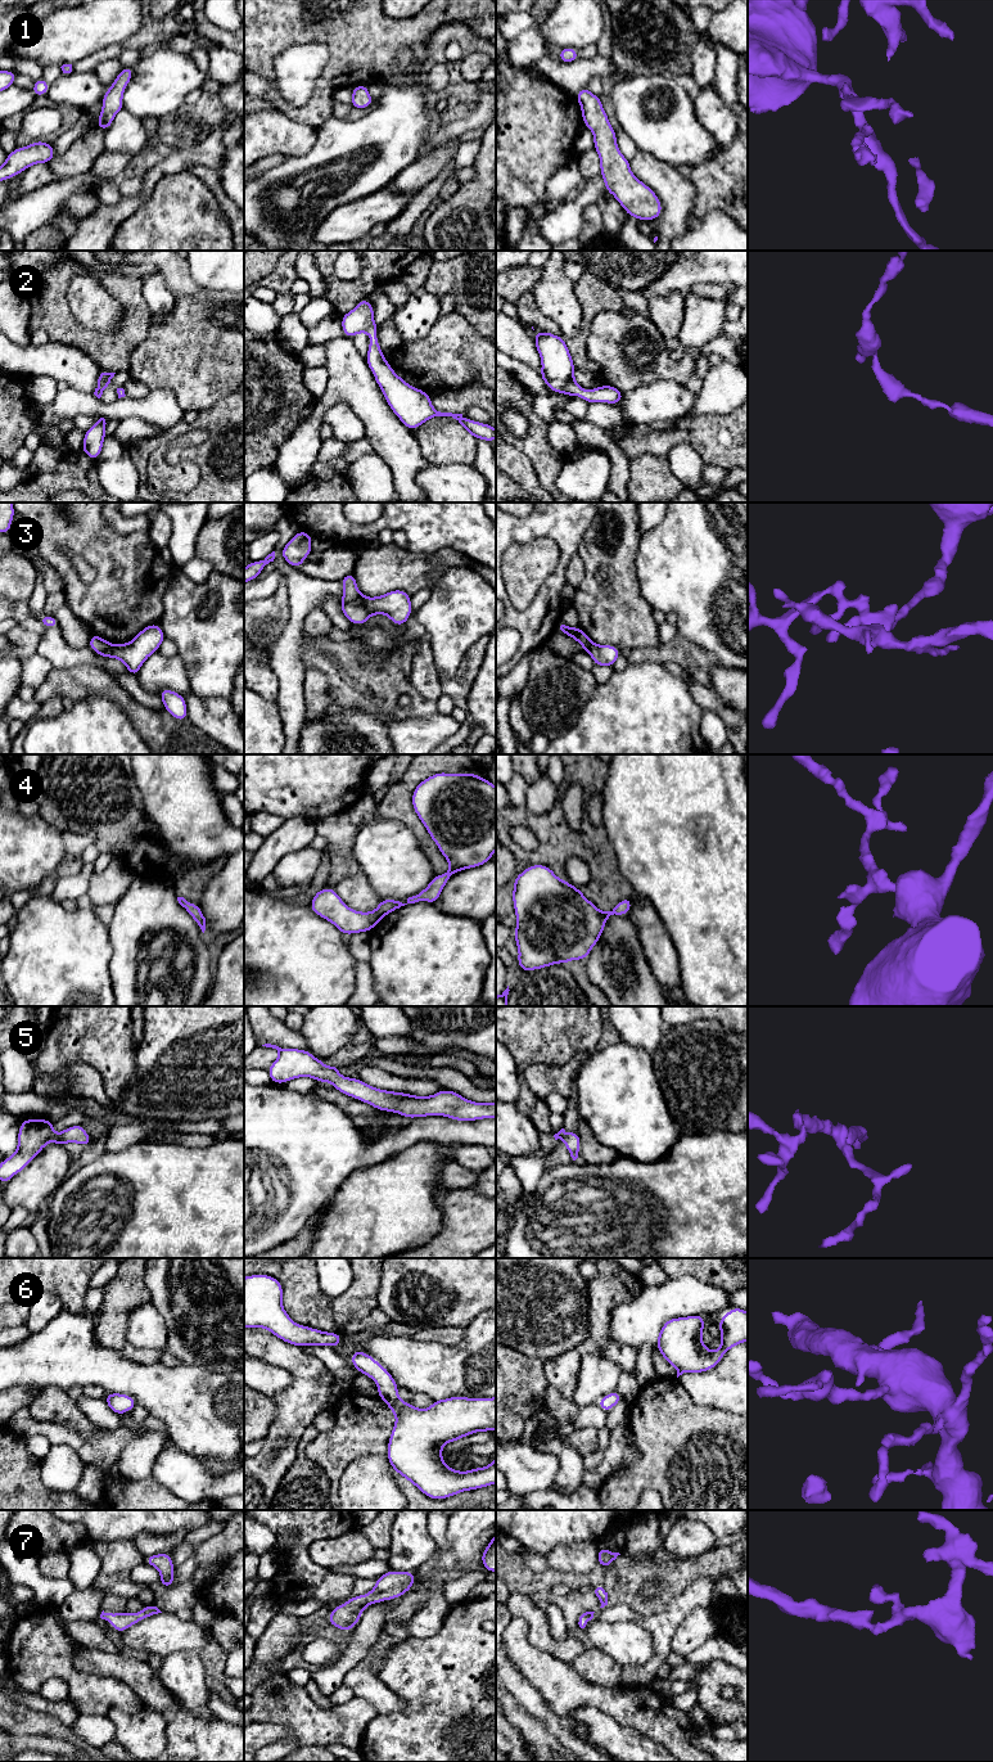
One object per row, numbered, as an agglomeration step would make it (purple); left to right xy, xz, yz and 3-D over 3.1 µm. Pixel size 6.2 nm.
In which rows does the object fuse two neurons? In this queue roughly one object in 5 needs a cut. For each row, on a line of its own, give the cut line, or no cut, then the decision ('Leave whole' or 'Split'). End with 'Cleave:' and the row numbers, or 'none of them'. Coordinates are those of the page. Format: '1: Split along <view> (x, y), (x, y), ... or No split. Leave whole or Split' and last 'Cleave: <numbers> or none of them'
1: No split. Leave whole
2: No split. Leave whole
3: Split along xz (361, 595), (342, 603). Split
4: No split. Leave whole
5: No split. Leave whole
6: No split. Leave whole
7: No split. Leave whole
Cleave: 3

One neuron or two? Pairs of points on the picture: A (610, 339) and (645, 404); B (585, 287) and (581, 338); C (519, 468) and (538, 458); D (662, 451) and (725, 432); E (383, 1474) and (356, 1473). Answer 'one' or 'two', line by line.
A: two
B: one
C: two
D: one
E: one

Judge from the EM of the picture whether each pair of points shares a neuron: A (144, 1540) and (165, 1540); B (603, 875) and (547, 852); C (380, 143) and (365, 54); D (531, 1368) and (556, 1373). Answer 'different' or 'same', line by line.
A: same
B: same
C: different
D: different

